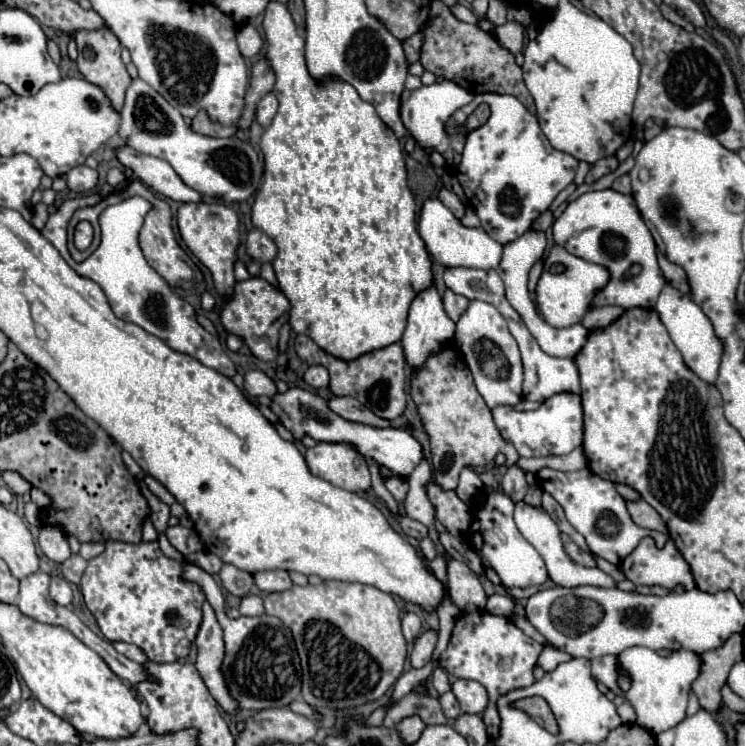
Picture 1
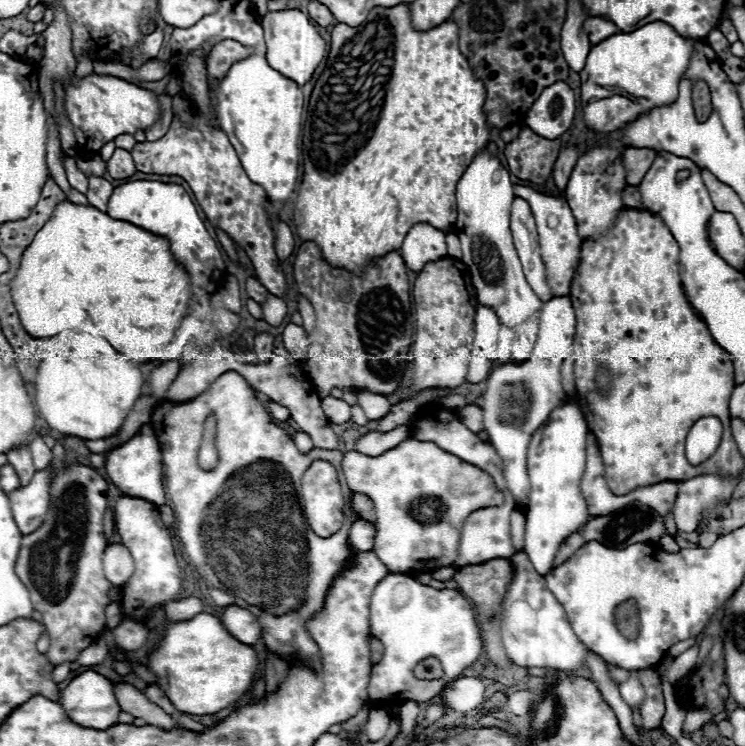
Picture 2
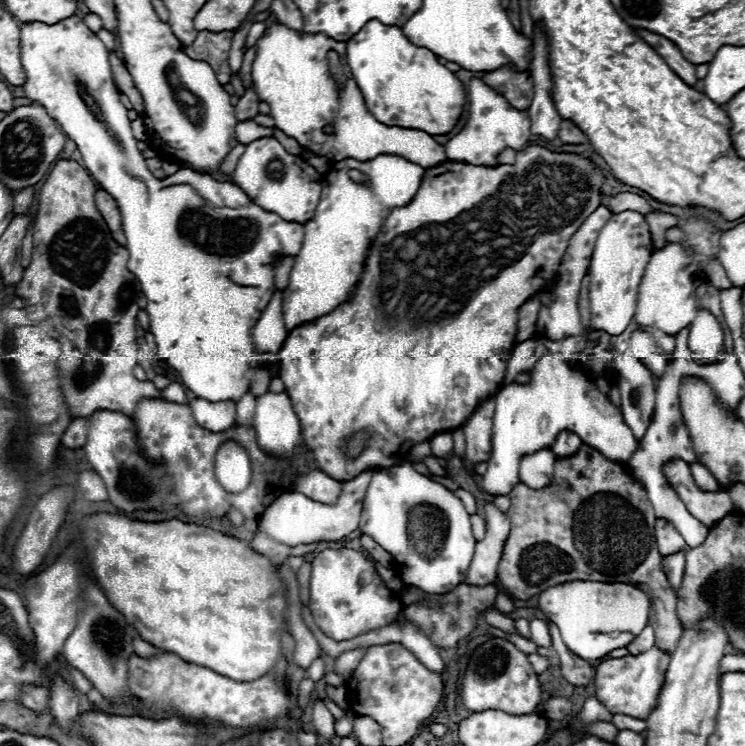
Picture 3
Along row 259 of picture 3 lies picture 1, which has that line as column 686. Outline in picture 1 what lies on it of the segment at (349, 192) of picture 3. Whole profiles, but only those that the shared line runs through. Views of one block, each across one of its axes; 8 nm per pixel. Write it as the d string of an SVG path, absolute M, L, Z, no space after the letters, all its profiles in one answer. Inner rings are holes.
M670 284L664 286L664 290L660 292L660 298L656 302L656 312L660 314L662 324L666 326L672 342L676 344L676 348L682 352L682 358L686 362L686 366L704 382L714 384L716 376L718 376L718 366L720 366L720 358L722 358L722 342L714 336L712 324L710 320L704 316L704 312L680 290L672 288Z

